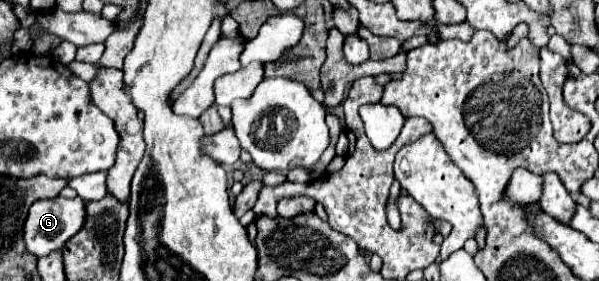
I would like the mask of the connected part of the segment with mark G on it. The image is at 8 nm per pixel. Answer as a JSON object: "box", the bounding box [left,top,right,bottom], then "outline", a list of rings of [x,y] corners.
{"box":[24,197,84,257],"outline":[[[54,197],[54,199],[42,199],[32,203],[26,223],[24,223],[24,243],[26,251],[34,257],[44,257],[50,255],[56,249],[62,249],[64,243],[80,231],[84,223],[84,201],[80,197],[76,199],[64,199],[64,197]]]}

